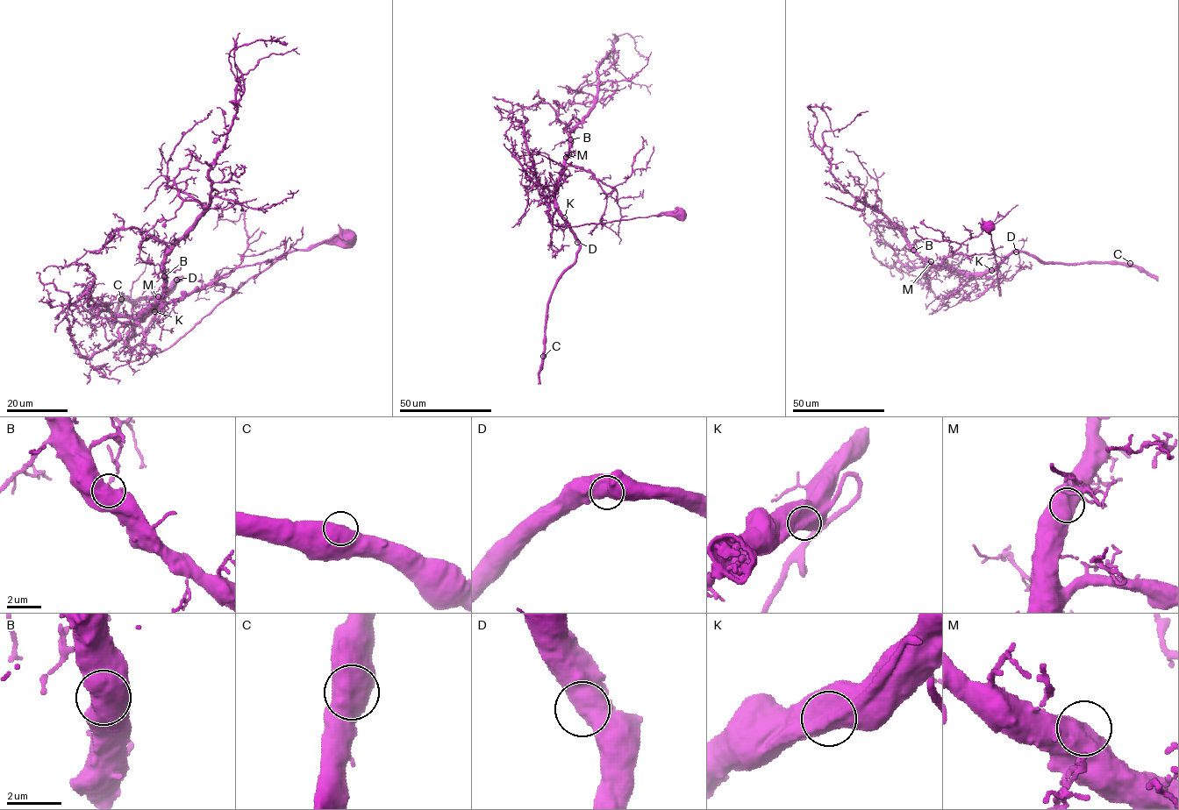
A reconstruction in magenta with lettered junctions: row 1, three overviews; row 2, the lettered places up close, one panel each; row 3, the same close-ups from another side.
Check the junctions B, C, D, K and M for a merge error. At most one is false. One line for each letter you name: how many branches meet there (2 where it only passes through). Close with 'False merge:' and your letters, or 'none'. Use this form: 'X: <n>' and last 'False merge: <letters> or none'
False merge: none

